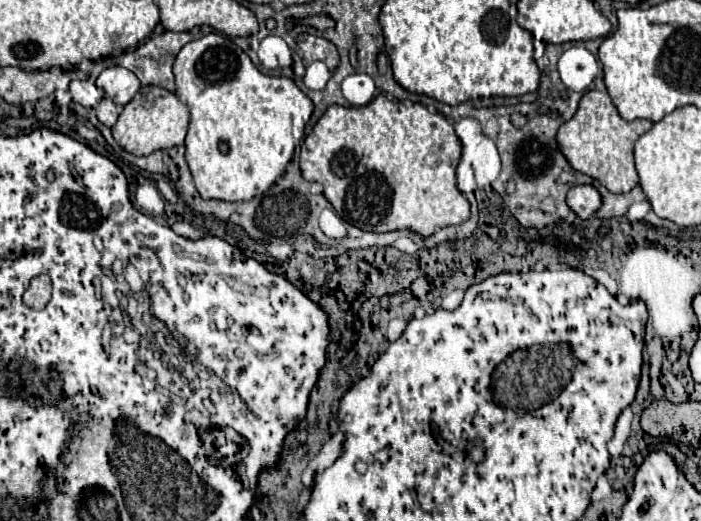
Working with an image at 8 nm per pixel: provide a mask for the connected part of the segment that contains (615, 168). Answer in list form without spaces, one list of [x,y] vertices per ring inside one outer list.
[[[589,90],[583,94],[575,116],[559,128],[557,142],[577,172],[599,180],[609,192],[621,194],[629,192],[639,182],[639,174],[633,164],[633,144],[651,126],[651,120],[623,120],[607,90]]]

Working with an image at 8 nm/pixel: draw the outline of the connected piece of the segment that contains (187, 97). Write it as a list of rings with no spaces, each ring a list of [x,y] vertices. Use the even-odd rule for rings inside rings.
[[[217,32],[185,44],[175,58],[173,74],[175,90],[171,94],[177,94],[179,100],[185,102],[191,110],[189,132],[185,138],[185,160],[201,198],[239,202],[267,192],[271,184],[285,172],[295,146],[305,134],[305,124],[313,112],[311,98],[307,98],[291,78],[267,76],[259,72],[251,58],[237,44]],[[221,140],[229,144],[229,154],[219,152]]]

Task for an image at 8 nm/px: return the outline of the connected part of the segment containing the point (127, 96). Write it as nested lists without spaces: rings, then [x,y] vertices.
[[[113,66],[99,74],[97,86],[103,88],[105,96],[111,98],[117,106],[125,106],[139,90],[139,78],[127,68]]]

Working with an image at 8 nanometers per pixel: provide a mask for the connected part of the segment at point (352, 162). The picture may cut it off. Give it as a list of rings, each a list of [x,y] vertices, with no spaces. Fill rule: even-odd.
[[[379,94],[373,102],[365,104],[365,106],[331,106],[323,116],[321,120],[315,124],[313,132],[305,137],[301,145],[301,174],[305,180],[309,182],[319,182],[323,184],[323,194],[325,198],[333,204],[333,208],[337,210],[337,214],[361,228],[361,230],[367,230],[367,232],[391,232],[391,230],[411,230],[423,238],[431,236],[435,230],[439,228],[445,228],[445,226],[457,226],[457,224],[463,224],[465,220],[469,220],[469,202],[467,198],[459,192],[457,184],[455,184],[455,170],[457,170],[457,164],[459,164],[459,158],[461,158],[461,142],[453,130],[453,126],[447,122],[447,118],[439,112],[431,114],[425,106],[414,103],[410,106],[405,106],[401,101],[396,102],[389,100],[387,96]]]

